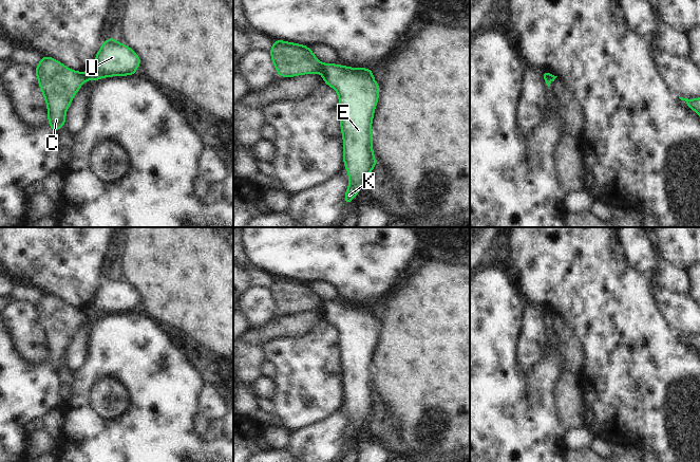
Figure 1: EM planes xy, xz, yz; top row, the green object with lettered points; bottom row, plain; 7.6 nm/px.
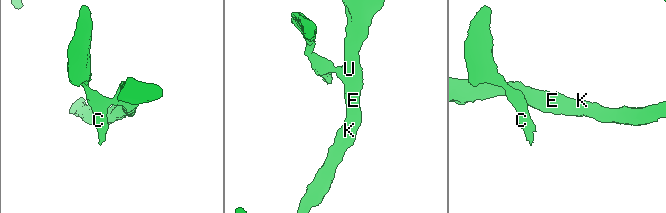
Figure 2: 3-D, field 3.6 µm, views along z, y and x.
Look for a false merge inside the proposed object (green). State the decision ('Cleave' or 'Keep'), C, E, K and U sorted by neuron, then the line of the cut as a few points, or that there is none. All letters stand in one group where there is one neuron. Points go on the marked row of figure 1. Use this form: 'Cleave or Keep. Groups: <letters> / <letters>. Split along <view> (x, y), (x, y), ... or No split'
Cleave. Groups: C / E K U. Split along xz (322, 63), (322, 68), (319, 71).

